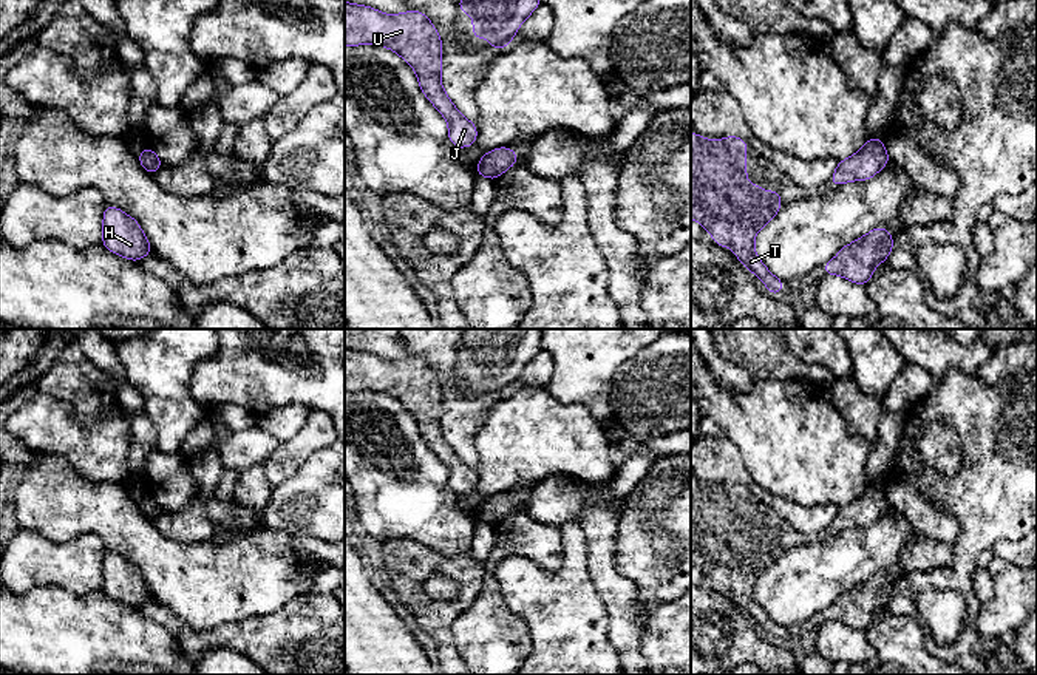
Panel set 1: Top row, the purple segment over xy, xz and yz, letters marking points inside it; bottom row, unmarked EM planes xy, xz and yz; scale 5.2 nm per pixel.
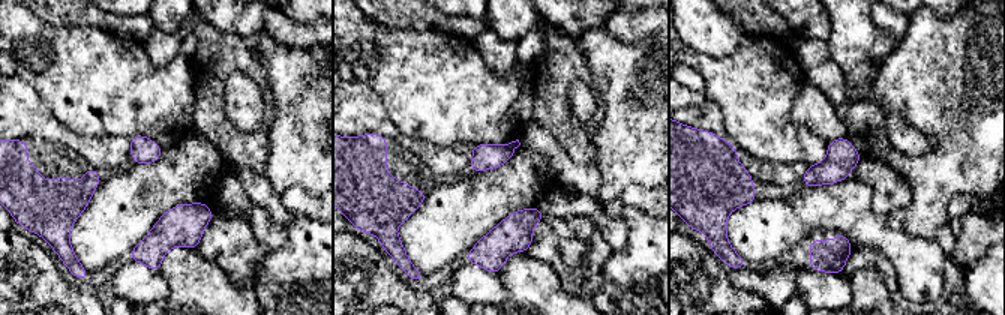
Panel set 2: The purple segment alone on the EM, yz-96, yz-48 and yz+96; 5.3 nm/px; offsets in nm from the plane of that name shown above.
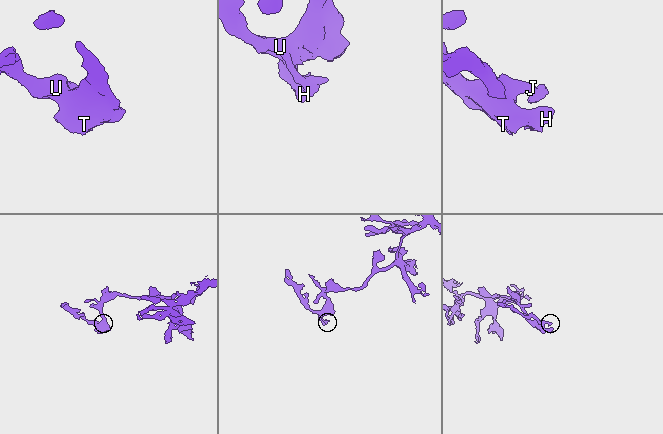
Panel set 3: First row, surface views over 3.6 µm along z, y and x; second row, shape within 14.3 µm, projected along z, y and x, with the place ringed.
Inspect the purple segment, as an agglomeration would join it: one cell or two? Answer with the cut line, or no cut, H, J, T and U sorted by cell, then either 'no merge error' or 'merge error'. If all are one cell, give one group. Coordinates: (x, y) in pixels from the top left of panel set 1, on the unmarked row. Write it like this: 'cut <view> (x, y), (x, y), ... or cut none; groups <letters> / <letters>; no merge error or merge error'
cut none; groups H J T U; no merge error

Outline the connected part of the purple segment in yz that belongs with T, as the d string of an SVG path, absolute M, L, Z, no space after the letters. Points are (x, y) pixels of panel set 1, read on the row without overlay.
M691 479L691 564L712 581L717 592L729 592L733 601L777 643L784 627L776 624L756 601L754 581L782 555L780 538L760 536L757 530L746 528L746 491L745 485L736 482L706 487Z

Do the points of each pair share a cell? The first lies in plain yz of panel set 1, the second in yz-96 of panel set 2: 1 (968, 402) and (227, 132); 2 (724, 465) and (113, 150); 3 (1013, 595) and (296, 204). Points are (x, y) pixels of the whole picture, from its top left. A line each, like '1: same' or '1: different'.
1: different
2: same
3: different

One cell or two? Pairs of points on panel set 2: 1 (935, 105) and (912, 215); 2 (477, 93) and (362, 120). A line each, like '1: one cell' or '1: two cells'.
1: one cell
2: two cells

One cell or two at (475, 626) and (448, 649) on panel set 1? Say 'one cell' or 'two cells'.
two cells

